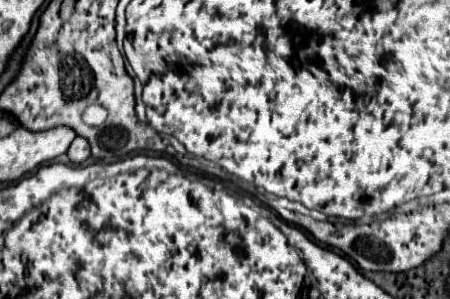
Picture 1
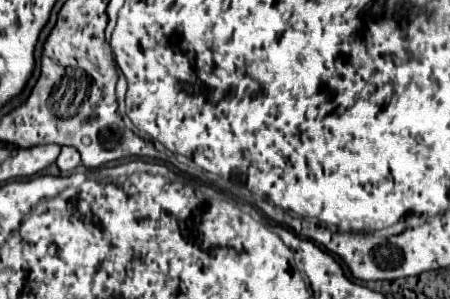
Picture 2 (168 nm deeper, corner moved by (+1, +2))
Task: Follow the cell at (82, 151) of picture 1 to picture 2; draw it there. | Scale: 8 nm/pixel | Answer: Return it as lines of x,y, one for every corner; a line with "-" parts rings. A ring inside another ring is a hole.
66,146
66,148
60,150
60,156
56,158
56,166
60,168
62,174
72,172
78,164
80,164
80,154
78,154
78,150
74,150
74,148
70,148
70,146

